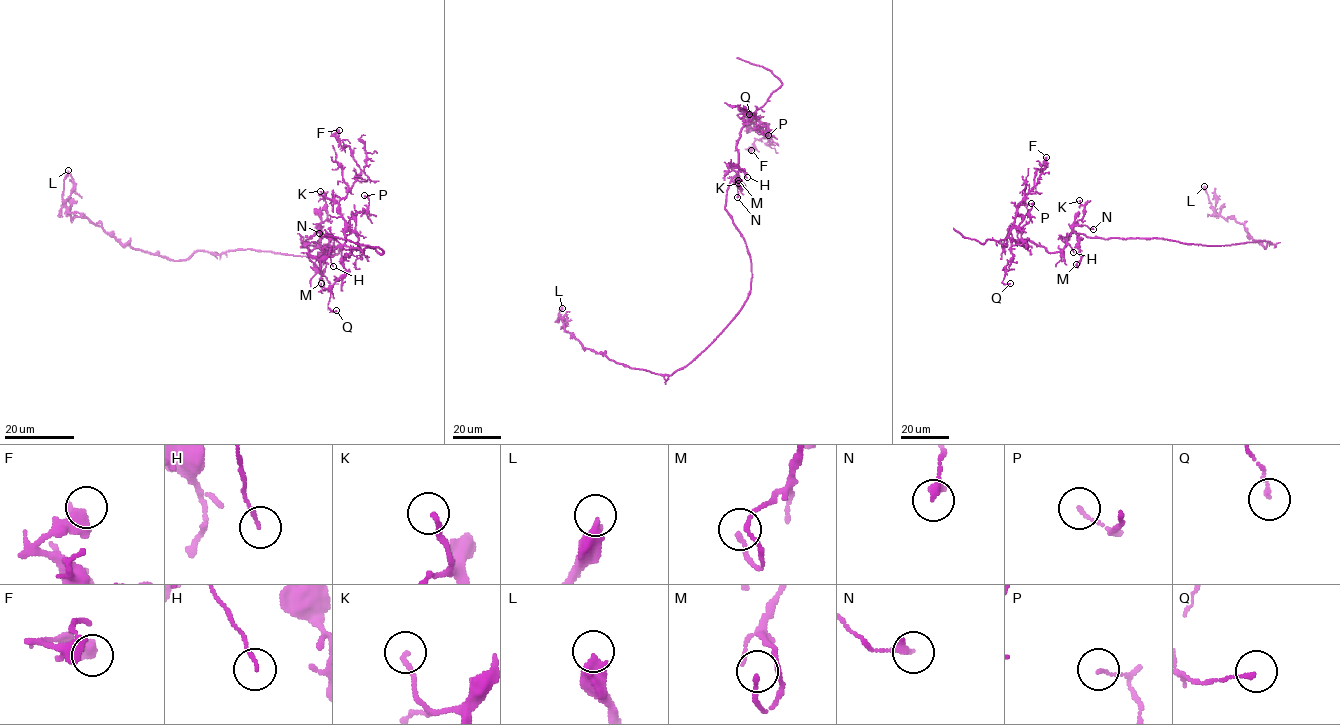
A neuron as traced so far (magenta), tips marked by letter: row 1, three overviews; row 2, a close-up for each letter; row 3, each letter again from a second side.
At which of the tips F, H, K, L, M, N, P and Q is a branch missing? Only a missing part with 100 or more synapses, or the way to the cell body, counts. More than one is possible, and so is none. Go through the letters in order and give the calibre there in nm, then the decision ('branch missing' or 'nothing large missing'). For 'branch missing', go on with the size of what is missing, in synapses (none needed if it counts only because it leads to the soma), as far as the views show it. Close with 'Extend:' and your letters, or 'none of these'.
F: 600 nm thick; nothing large missing
H: 110 nm thick; nothing large missing
K: 170 nm thick; nothing large missing
L: 440 nm thick; nothing large missing
M: 150 nm thick; nothing large missing
N: 280 nm thick; nothing large missing
P: 110 nm thick; nothing large missing
Q: 140 nm thick; nothing large missing
Extend: none of these

